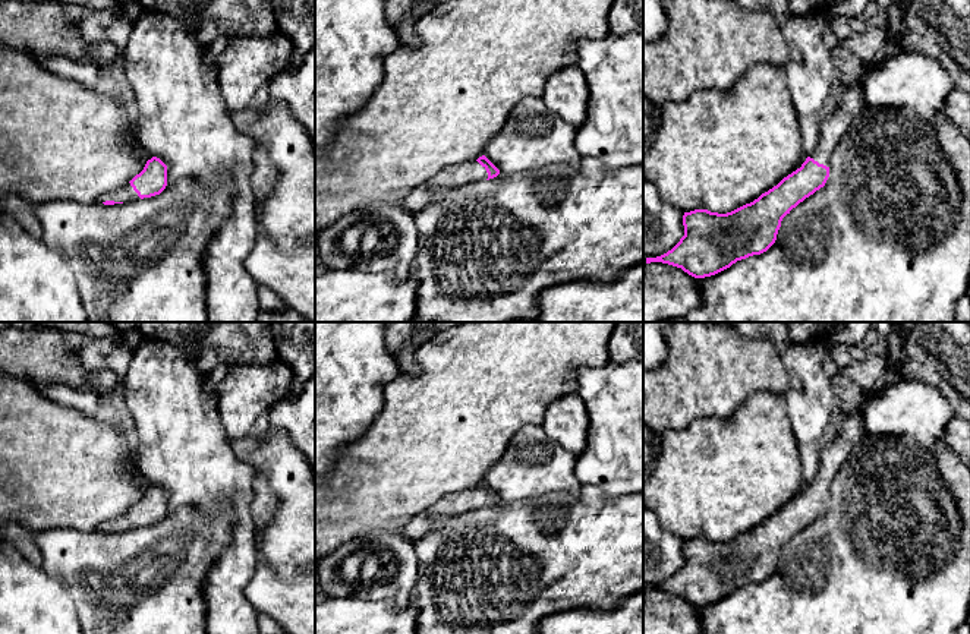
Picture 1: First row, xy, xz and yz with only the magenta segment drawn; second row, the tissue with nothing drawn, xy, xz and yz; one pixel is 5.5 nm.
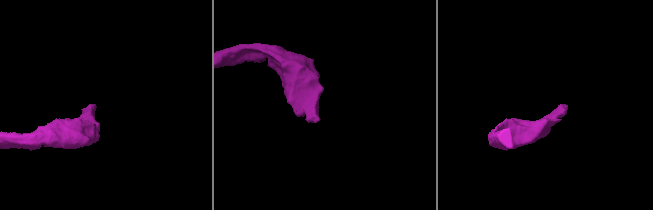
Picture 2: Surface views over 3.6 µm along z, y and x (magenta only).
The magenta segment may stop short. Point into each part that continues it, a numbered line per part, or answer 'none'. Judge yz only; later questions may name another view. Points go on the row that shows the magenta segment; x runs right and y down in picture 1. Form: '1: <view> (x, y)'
1: yz (852, 104)

